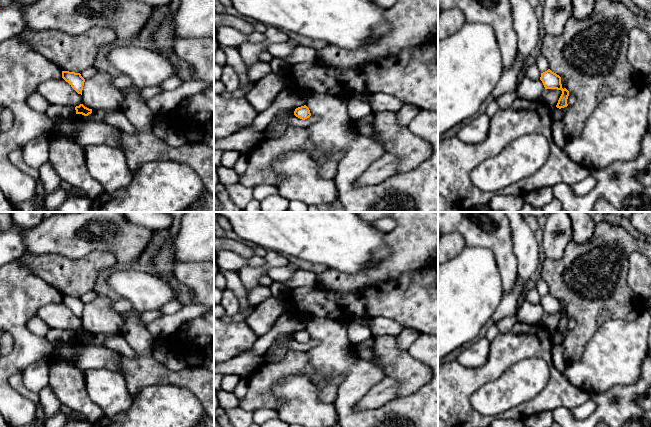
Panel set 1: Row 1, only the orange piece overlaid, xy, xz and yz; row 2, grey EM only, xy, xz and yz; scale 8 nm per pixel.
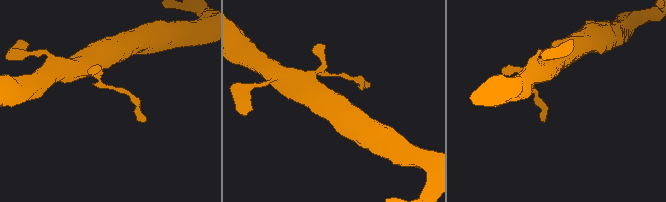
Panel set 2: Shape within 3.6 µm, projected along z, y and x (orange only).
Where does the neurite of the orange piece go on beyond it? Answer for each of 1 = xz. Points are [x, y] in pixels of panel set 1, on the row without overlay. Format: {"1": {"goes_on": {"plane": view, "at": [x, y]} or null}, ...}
{"1": {"goes_on": null}}

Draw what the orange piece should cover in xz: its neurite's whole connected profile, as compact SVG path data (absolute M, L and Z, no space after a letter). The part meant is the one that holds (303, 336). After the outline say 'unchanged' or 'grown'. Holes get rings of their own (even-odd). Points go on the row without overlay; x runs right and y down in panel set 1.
M304 329L301 331L298 331L294 335L294 339L302 344L305 344L311 340L309 332Z | unchanged

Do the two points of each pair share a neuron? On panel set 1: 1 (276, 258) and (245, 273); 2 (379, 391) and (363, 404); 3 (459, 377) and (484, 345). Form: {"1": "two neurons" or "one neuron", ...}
{"1": "one neuron", "2": "one neuron", "3": "two neurons"}

